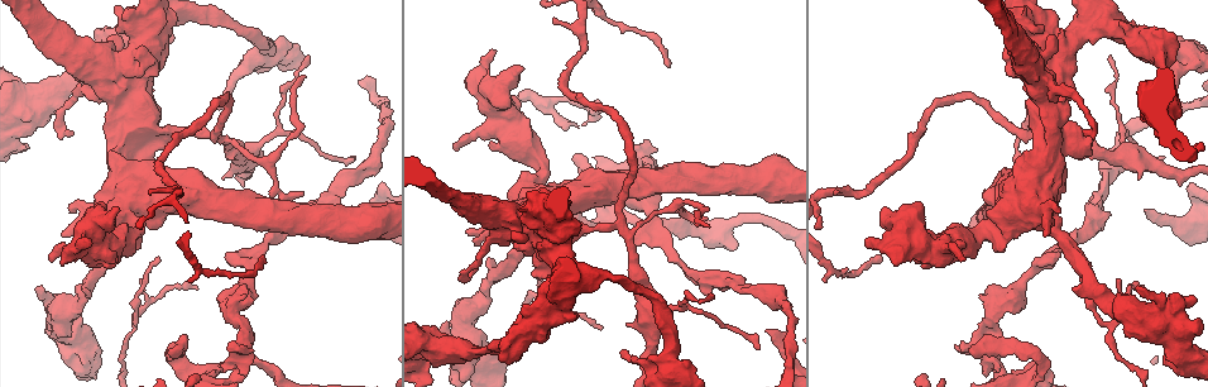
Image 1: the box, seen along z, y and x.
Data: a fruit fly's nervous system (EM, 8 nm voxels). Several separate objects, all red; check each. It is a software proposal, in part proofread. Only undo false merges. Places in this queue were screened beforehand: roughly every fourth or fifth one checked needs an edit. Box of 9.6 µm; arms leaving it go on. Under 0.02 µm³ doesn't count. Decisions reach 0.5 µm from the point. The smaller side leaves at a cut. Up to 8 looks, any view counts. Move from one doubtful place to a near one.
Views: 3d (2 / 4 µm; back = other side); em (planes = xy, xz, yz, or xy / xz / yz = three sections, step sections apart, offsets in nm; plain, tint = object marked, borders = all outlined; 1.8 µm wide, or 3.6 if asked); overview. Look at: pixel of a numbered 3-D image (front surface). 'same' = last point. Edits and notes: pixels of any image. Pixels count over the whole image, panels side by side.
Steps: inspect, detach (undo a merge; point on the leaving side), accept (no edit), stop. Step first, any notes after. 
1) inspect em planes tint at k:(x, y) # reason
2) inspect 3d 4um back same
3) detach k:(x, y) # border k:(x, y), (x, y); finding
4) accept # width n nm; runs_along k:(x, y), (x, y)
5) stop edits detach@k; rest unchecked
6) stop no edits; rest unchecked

inspect em xy step 16 tint at 1:(1035, 201) # sharp bend

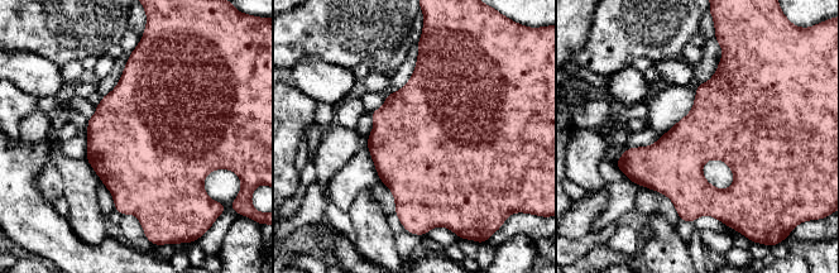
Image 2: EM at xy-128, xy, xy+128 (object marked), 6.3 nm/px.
inspect em planes borders same

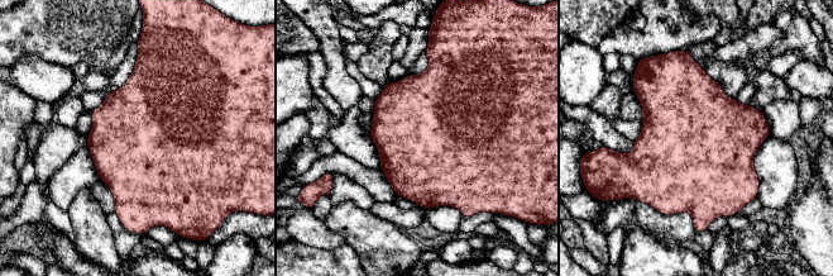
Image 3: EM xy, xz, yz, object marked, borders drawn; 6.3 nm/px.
accept # continuous, no second neuron

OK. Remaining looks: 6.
inspect em xy step 8 tint at 1:(620, 224) # four-way junction

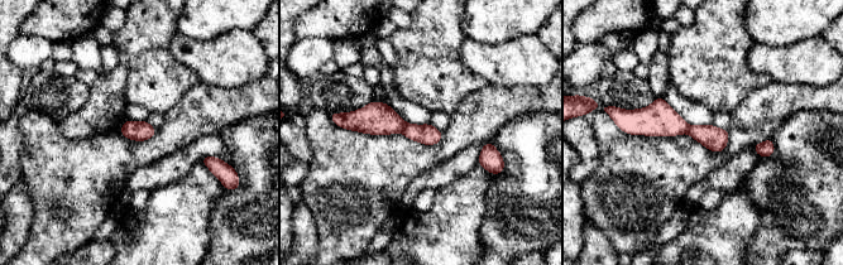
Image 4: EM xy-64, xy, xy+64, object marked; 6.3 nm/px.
inspect em planes tint same

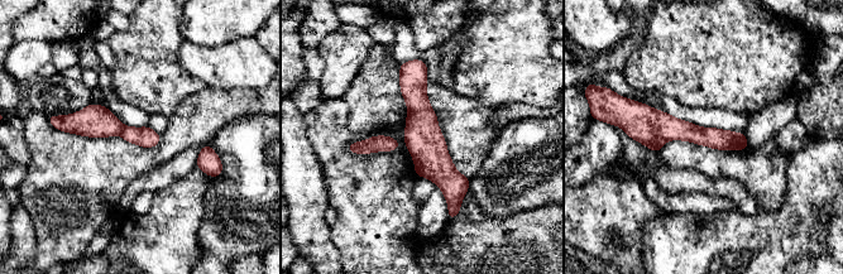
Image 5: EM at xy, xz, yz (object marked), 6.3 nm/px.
detach 5:(144, 136) # width 130 nm; two neurons meet here

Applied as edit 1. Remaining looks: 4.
inspect overview

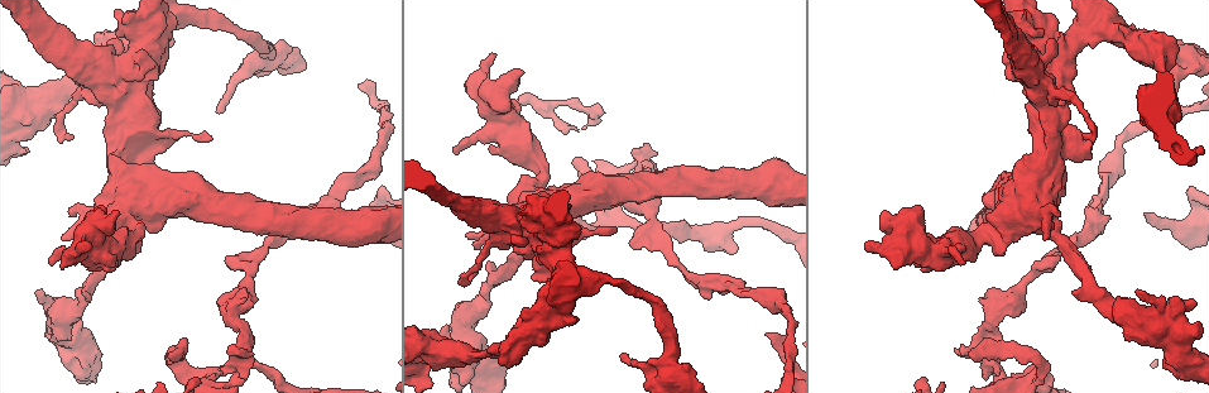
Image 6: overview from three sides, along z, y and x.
inspect em planes plain at 6:(130, 34) # sharp bend

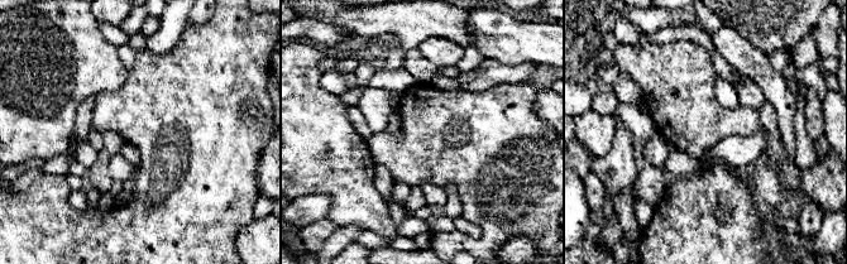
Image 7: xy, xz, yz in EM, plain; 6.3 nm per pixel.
inspect em planes borders same

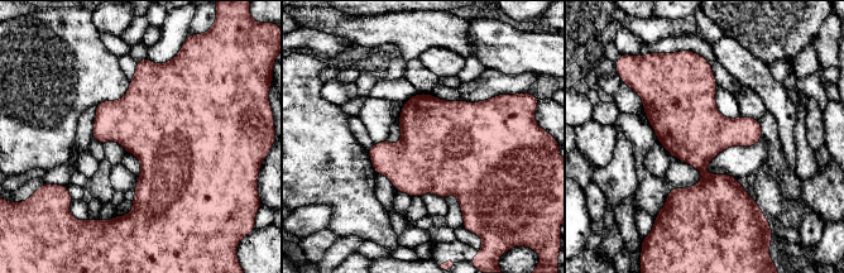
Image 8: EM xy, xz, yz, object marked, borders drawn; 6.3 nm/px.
accept # one neuron here

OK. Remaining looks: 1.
stop edits detach@5; rest unchecked

